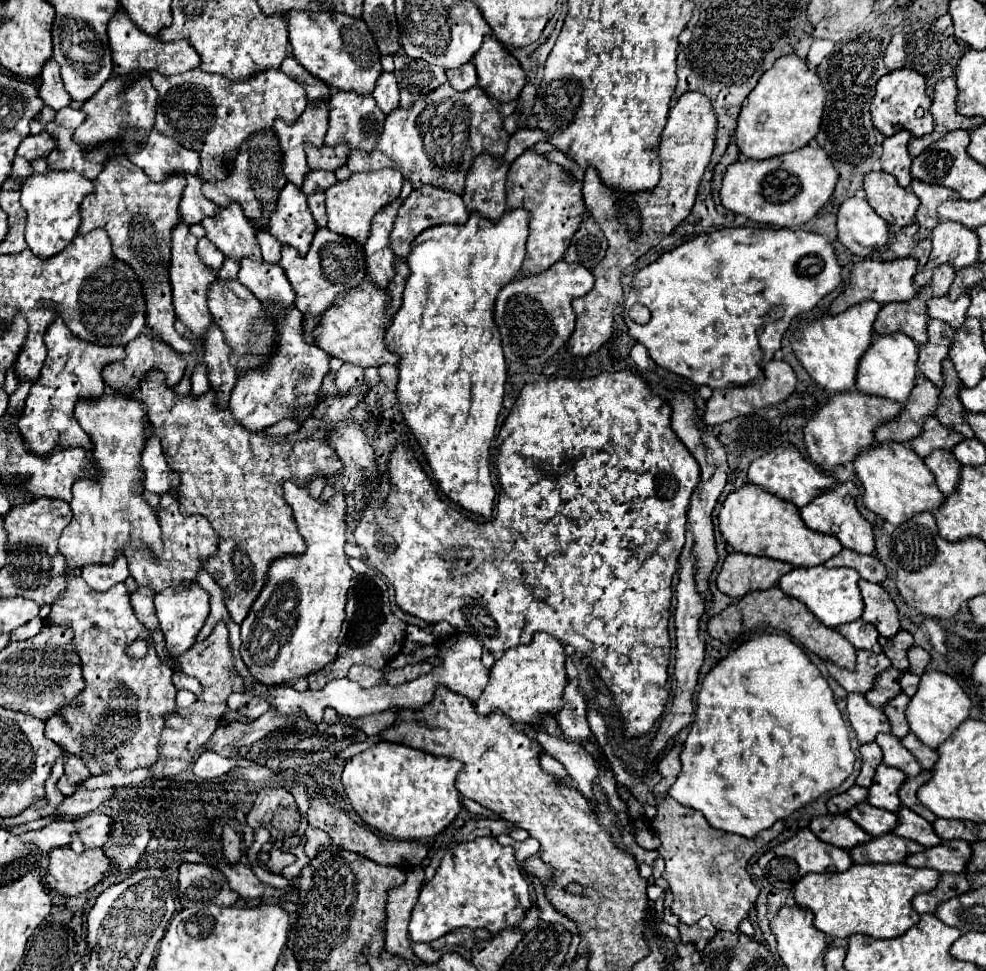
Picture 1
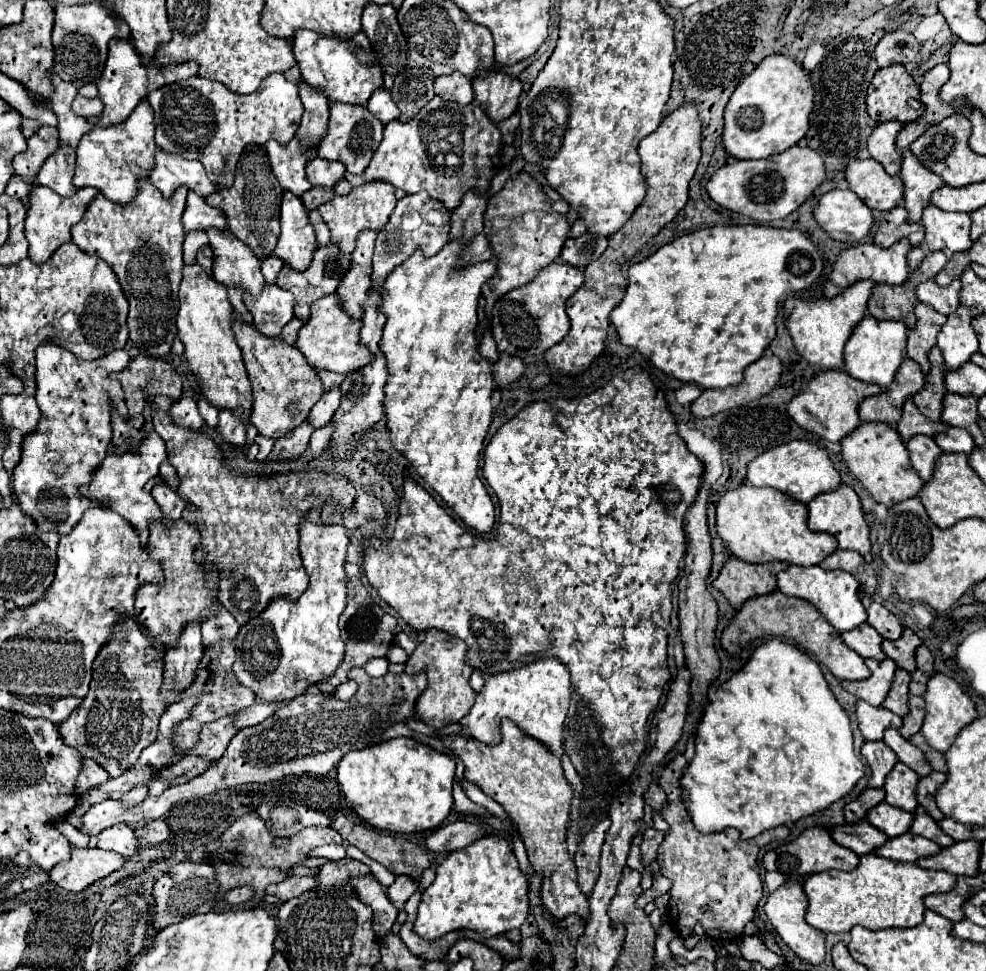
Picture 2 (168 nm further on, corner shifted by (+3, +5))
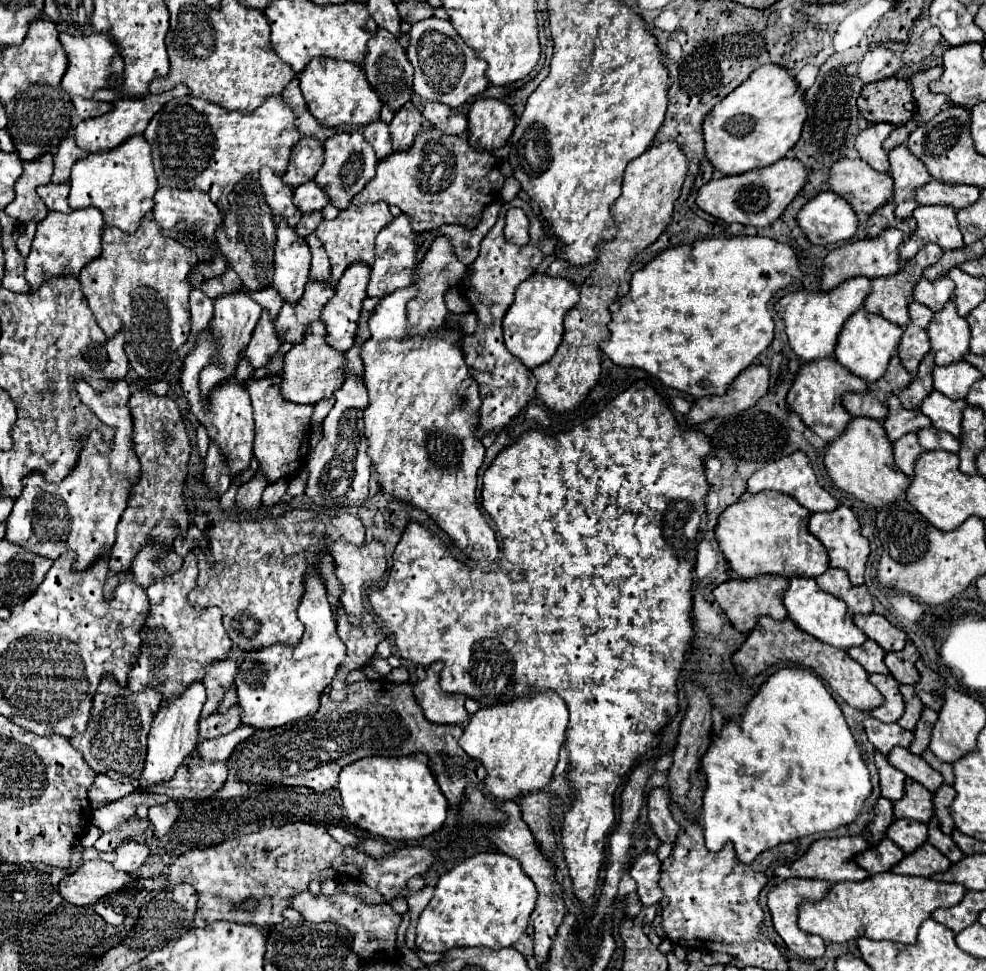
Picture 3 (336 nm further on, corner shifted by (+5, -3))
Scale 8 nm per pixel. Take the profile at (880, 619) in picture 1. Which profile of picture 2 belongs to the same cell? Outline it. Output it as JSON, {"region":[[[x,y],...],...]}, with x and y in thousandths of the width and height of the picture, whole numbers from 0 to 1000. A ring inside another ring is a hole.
{"region":[[[880,616],[882,620],[880,620],[880,626],[878,626],[878,630],[880,630],[880,641],[882,641],[882,645],[886,645],[897,657],[901,657],[901,659],[909,659],[909,657],[913,657],[913,653],[915,653],[915,643],[913,643],[913,639],[901,628],[901,626],[897,626],[895,622],[890,622],[890,620],[886,620],[884,616]]]}

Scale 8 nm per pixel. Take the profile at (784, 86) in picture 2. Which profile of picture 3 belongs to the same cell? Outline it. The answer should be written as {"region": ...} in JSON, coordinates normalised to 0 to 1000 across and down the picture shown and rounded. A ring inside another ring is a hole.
{"region":[[[775,66],[753,89],[748,89],[744,95],[740,95],[736,101],[732,101],[716,119],[712,128],[714,138],[714,150],[716,150],[716,163],[724,171],[724,175],[732,177],[734,181],[755,179],[763,173],[775,173],[779,169],[789,167],[797,161],[797,157],[809,146],[813,138],[813,130],[817,124],[817,107],[815,107],[815,95],[807,87],[807,82],[793,72],[793,68],[787,66]]]}

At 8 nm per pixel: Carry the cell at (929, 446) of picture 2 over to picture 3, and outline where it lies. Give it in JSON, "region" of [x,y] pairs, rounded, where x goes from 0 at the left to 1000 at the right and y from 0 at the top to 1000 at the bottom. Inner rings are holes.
{"region":[[[927,445],[925,447],[917,447],[913,453],[909,453],[905,457],[905,461],[907,461],[907,476],[909,476],[909,480],[919,490],[925,490],[927,488],[927,476],[937,465],[931,459],[931,449]]]}

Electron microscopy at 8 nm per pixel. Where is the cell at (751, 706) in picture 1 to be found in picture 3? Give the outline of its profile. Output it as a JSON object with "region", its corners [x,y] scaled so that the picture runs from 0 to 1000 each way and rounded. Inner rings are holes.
{"region":[[[791,688],[779,698],[761,721],[757,735],[734,746],[730,758],[722,758],[720,772],[712,781],[712,795],[718,805],[712,830],[716,873],[728,877],[736,867],[742,867],[746,884],[757,892],[771,877],[789,869],[864,849],[884,816],[882,795],[874,785],[852,727],[834,700],[815,688]]]}

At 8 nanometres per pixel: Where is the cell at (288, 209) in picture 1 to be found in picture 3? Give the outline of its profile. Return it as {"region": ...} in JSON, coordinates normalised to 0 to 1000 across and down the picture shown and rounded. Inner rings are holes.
{"region":[[[290,229],[280,231],[280,264],[278,264],[278,290],[276,295],[282,299],[288,311],[300,313],[312,290],[314,278],[314,255],[310,247],[300,241]]]}

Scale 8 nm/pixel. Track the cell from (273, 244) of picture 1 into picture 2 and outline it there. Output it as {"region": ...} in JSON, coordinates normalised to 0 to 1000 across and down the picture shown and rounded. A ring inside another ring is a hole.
{"region":[[[274,262],[274,264],[270,264],[270,266],[266,268],[266,282],[268,282],[270,290],[280,290],[280,282],[284,280],[286,272],[288,272],[288,270],[286,270],[280,262]]]}

